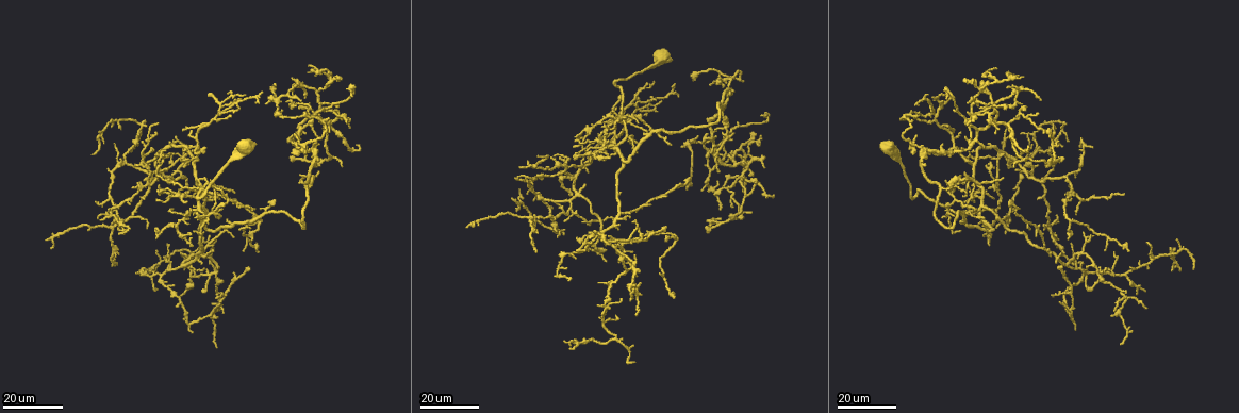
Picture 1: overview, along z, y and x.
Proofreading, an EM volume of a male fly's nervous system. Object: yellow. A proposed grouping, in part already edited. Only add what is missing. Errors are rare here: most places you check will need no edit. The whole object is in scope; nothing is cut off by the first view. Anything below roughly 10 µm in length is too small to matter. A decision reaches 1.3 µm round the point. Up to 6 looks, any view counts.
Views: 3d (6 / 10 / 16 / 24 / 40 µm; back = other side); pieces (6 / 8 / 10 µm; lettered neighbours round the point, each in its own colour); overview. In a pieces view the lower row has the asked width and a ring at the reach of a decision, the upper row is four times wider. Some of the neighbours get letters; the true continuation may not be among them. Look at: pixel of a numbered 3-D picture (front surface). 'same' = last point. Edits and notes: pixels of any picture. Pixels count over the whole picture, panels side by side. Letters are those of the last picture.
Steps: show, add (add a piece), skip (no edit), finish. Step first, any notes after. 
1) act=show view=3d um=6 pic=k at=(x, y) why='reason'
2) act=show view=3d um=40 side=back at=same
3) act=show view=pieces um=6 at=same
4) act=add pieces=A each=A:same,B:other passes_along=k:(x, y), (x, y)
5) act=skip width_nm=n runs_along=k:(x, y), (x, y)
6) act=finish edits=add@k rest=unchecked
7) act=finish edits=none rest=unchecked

act=show view=3d um=16 pic=1 at=(305, 131) why='branch stops here'

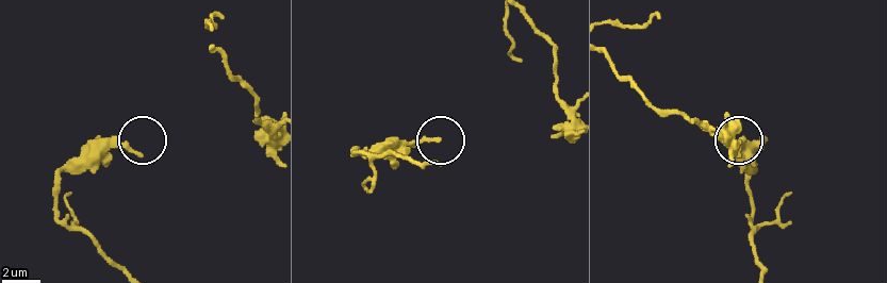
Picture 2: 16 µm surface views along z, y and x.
act=show view=pieces um=6 pic=2 at=(137, 154) why='what lies round it'

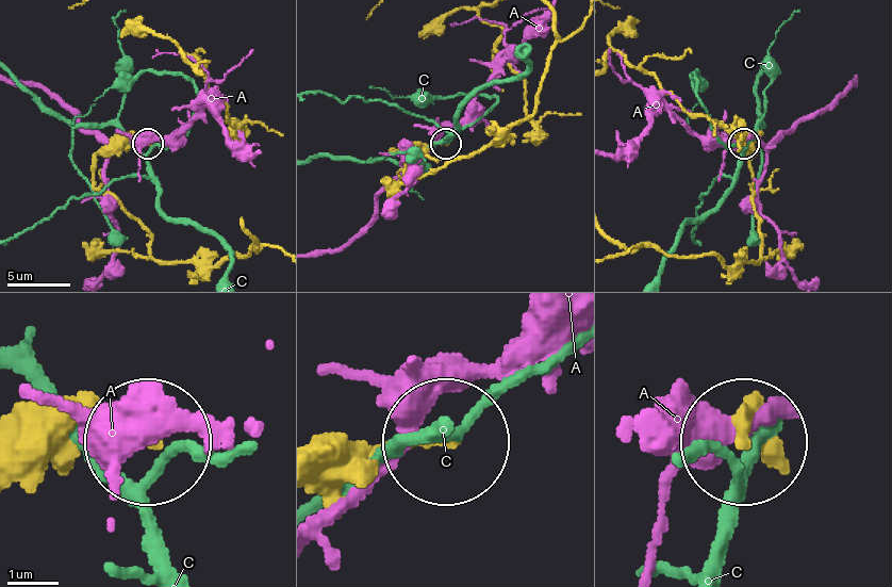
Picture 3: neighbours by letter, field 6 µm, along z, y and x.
act=skip each=A:other,C:other found='no lettered piece goes on from it'

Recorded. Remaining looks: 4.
act=show view=3d um=24 pic=1 at=(181, 130) why='thin end'

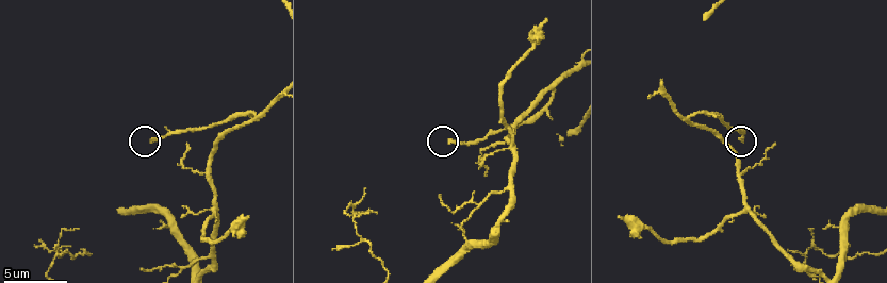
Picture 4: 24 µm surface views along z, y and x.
act=show view=pieces um=8 pic=4 at=(449, 143)

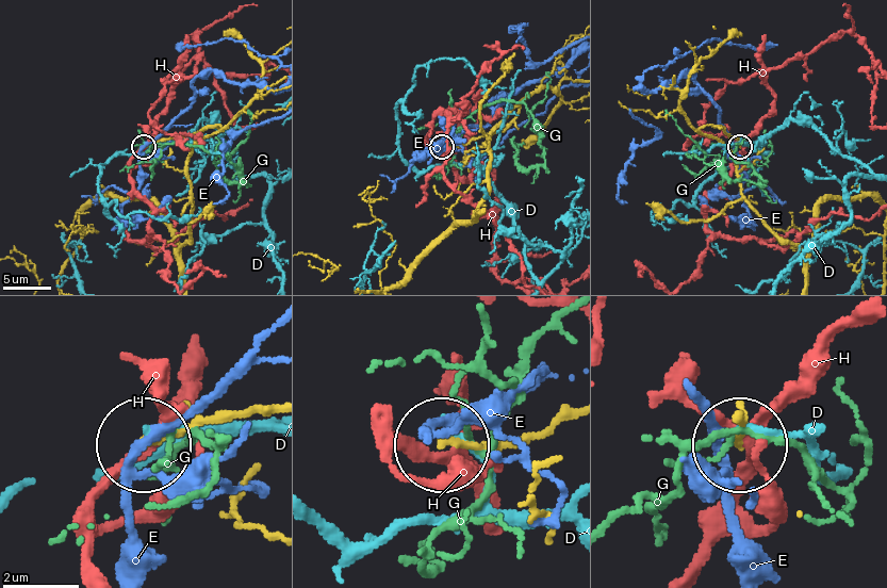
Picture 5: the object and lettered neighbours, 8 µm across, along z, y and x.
act=skip each=D:other,E:other,G:other,H:other runs_along=5:(189, 179), (190, 153), (217, 132), (218, 126), (144, 145) found='none of them fits'

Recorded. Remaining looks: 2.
act=show view=3d um=16 pic=1 at=(228, 220) why='an open end'

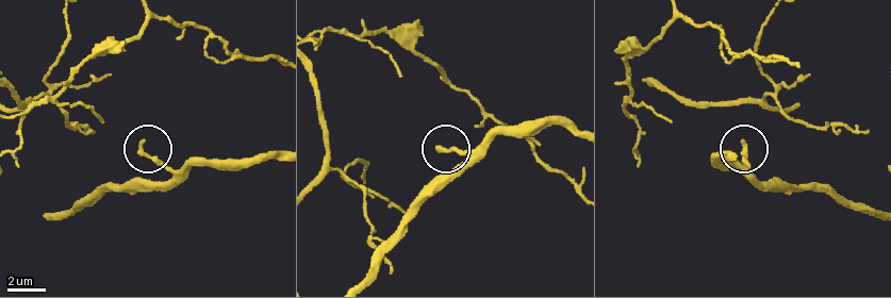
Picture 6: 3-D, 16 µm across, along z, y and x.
act=show view=pieces um=8 pic=6 at=(439, 147) why='see the neighbours'

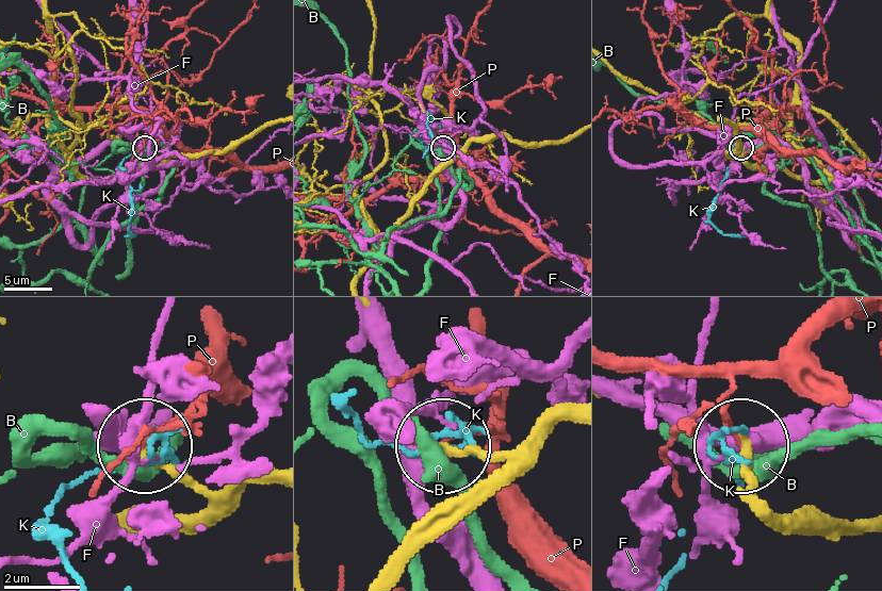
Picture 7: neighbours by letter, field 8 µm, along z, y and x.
act=skip width_nm=240 each=B:other,F:other,K:other,P:other runs_along=7:(868, 527), (791, 524), (756, 492), (747, 454) found='none of them fits'

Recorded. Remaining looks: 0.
act=finish edits=none rest=unchecked

